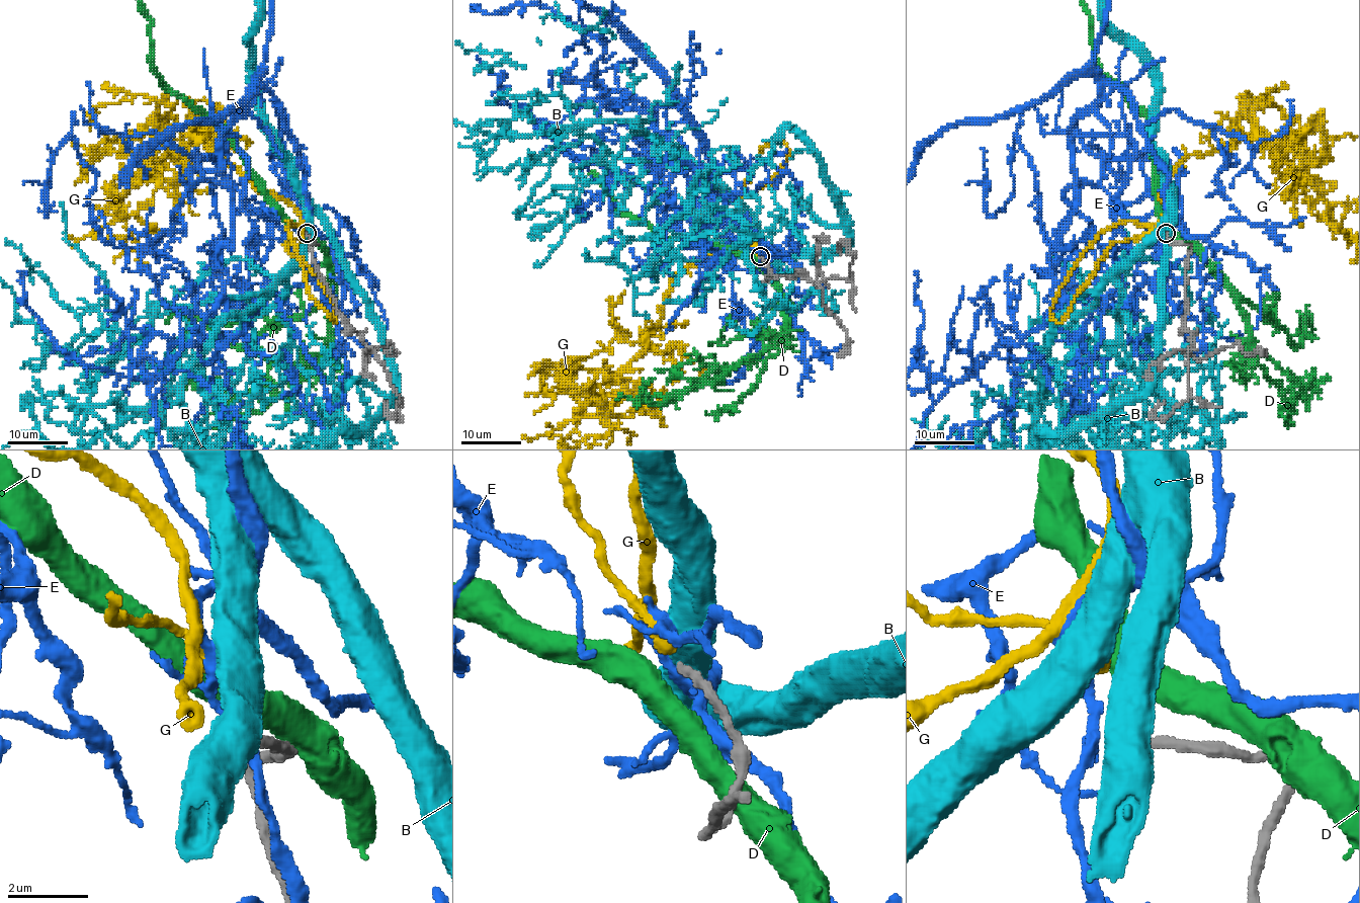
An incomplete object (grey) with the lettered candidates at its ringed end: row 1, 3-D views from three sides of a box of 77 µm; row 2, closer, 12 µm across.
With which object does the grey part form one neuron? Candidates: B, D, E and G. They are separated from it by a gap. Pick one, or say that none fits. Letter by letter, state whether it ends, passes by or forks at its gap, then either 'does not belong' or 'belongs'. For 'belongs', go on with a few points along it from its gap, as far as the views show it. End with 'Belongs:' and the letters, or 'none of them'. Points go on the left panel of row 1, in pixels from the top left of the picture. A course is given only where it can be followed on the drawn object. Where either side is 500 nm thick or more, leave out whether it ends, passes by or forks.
B: does not belong
D: does not belong
E: it forks there; does not belong
G: it ends there; belongs; it runs (306, 232), (296, 211), (191, 139), (124, 183), (122, 208), (155, 229), (131, 236), (139, 261), (148, 263)
Belongs: G

